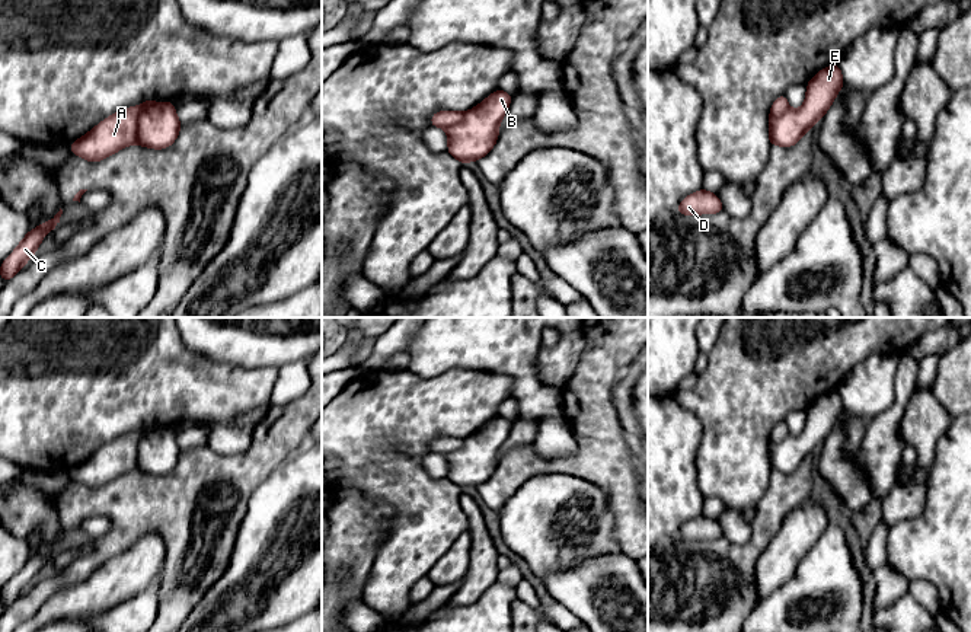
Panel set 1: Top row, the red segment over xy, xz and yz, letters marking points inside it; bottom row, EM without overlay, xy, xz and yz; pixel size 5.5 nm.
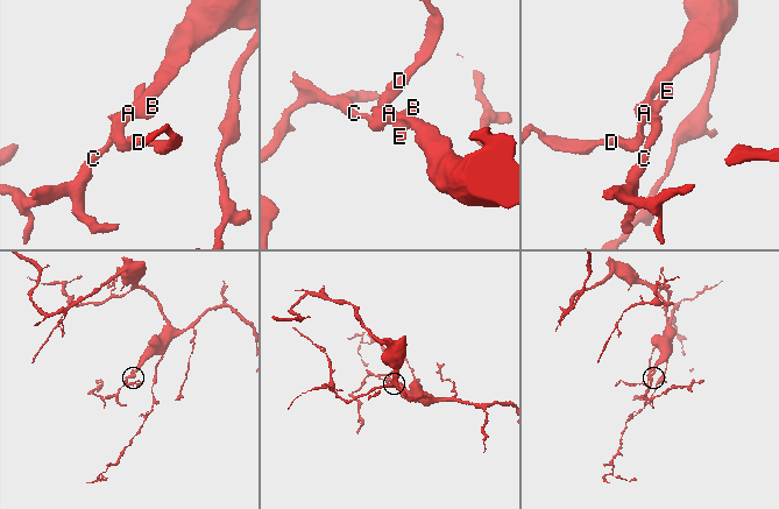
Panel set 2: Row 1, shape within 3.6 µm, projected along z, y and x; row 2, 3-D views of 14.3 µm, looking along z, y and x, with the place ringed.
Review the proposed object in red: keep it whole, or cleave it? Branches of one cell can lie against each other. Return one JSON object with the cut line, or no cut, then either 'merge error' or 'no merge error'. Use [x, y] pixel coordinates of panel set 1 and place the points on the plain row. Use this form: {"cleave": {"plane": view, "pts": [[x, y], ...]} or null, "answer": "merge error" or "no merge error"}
{"cleave": {"plane": "xy", "pts": [[153, 428], [137, 446], [134, 469]]}, "answer": "merge error"}

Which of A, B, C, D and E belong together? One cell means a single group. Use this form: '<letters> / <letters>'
A D / B C E

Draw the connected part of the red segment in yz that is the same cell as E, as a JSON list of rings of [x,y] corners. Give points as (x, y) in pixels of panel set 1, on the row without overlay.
[[[839,389],[818,398],[806,411],[806,422],[801,434],[788,435],[779,443],[769,443],[770,470],[795,472],[825,441],[843,411]]]

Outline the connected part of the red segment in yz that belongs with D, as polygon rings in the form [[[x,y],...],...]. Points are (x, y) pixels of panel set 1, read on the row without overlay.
[[[700,516],[681,526],[675,539],[686,542],[716,540],[724,537],[722,529],[716,520]]]

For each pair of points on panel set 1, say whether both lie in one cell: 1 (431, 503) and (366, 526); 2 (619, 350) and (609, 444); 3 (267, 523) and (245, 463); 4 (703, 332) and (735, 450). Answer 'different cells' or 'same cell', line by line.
1: different cells
2: same cell
3: different cells
4: different cells

